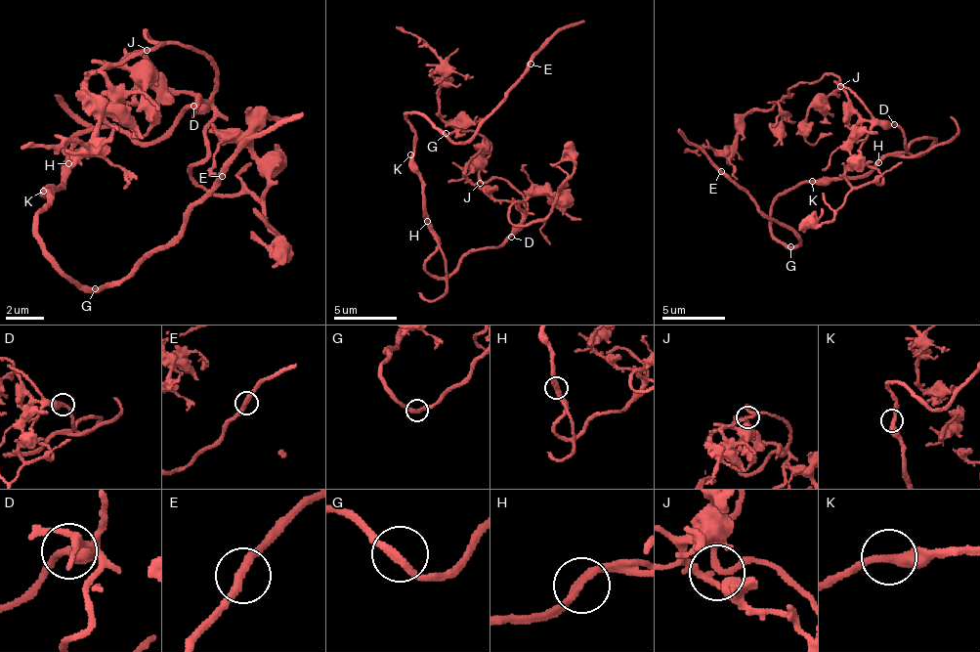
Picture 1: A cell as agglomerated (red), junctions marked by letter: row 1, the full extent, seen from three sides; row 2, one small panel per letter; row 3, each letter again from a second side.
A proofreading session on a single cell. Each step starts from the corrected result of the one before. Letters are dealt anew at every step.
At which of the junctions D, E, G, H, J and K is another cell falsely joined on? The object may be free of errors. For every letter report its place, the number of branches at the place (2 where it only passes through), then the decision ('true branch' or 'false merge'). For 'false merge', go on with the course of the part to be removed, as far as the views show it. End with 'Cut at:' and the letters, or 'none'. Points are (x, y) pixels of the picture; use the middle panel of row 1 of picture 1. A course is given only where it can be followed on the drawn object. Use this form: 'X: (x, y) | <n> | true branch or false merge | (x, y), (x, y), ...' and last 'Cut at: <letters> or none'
D: (511, 237) | 2 | true branch
E: (531, 64) | 2 | true branch
G: (446, 133) | 2 | true branch
H: (427, 221) | 2 | true branch
J: (480, 183) | 4 | true branch
K: (410, 154) | 2 | true branch
Cut at: none

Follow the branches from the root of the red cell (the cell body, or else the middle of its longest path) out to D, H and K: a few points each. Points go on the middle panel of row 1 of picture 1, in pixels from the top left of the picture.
D: (446, 261), (446, 278), (448, 281), (470, 252), (498, 249), (511, 237)
H: (446, 261), (439, 237), (426, 221)
K: (446, 261), (439, 237), (426, 211), (423, 177), (410, 154)

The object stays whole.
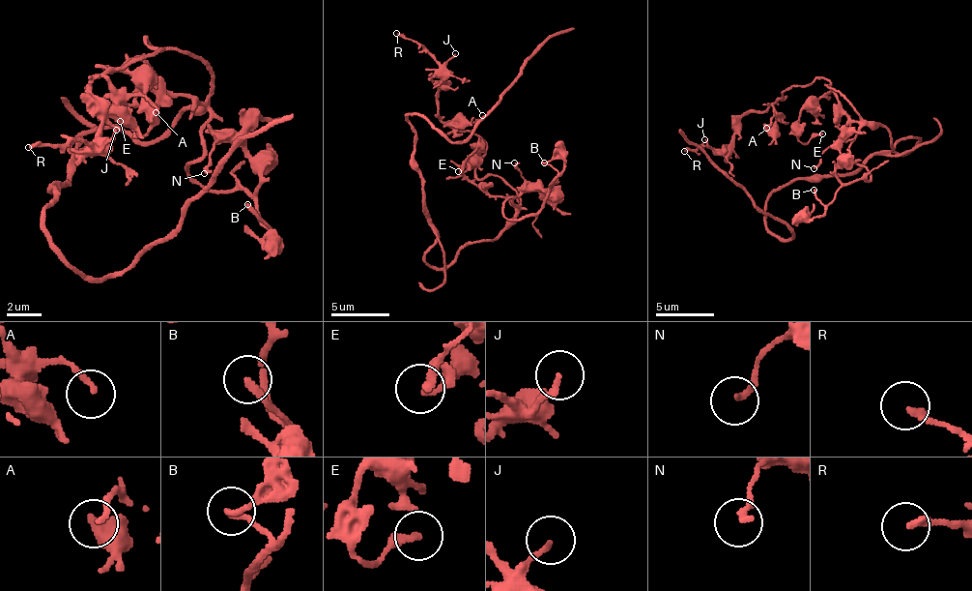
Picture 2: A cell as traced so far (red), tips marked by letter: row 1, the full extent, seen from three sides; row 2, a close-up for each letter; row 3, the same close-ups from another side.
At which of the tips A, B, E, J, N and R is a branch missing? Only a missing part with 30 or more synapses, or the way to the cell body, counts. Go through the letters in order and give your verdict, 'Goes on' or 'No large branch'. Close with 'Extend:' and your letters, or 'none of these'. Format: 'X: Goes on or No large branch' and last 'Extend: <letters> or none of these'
A: No large branch
B: No large branch
E: No large branch
J: No large branch
N: No large branch
R: No large branch
Extend: none of these

